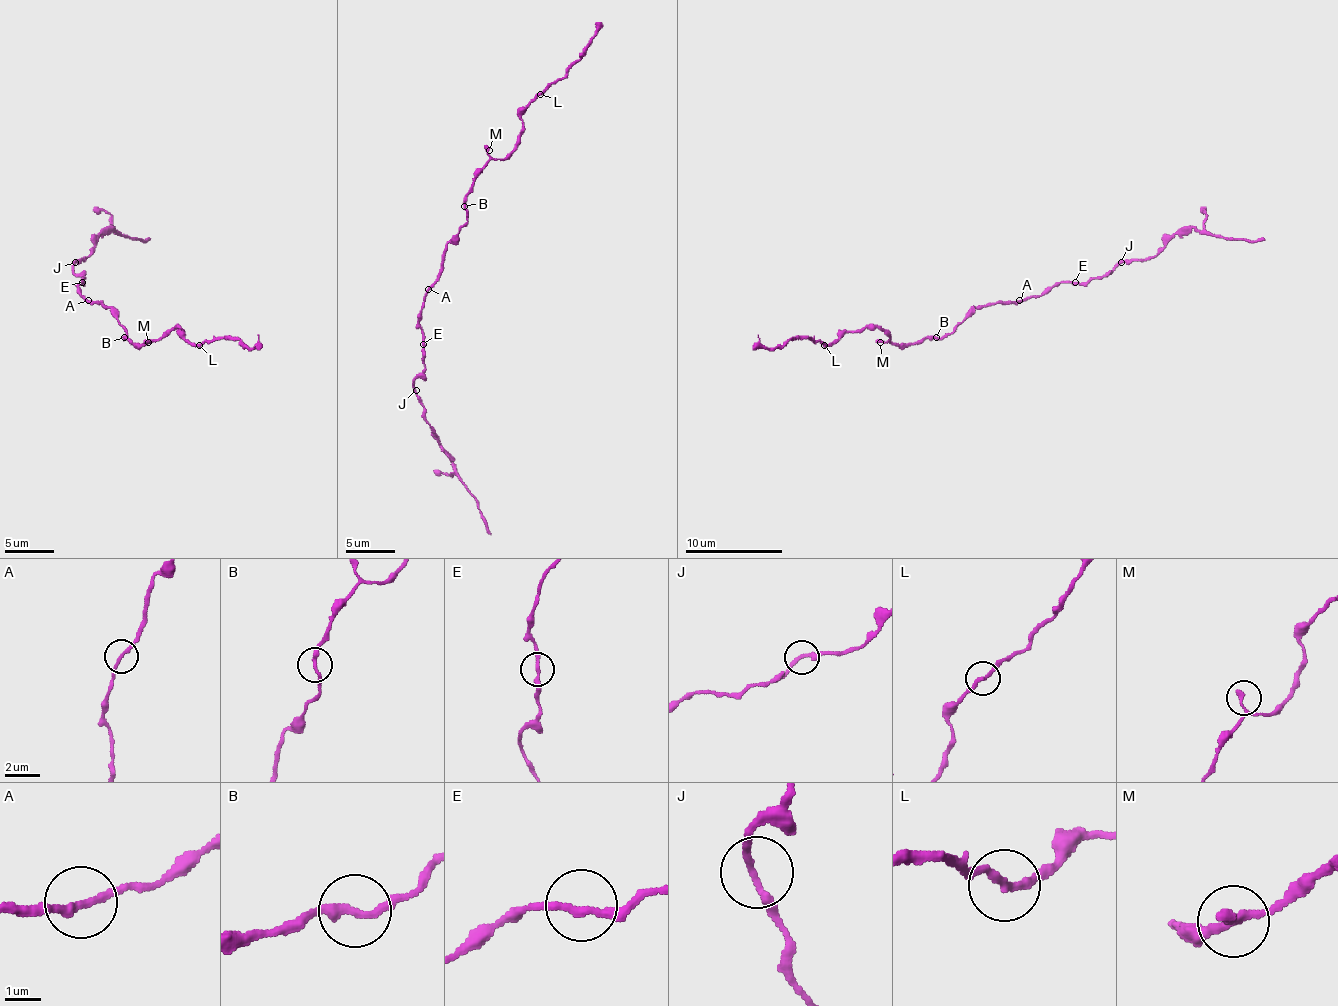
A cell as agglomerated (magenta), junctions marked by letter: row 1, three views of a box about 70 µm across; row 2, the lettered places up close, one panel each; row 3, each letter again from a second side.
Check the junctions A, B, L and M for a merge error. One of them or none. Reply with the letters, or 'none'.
A

